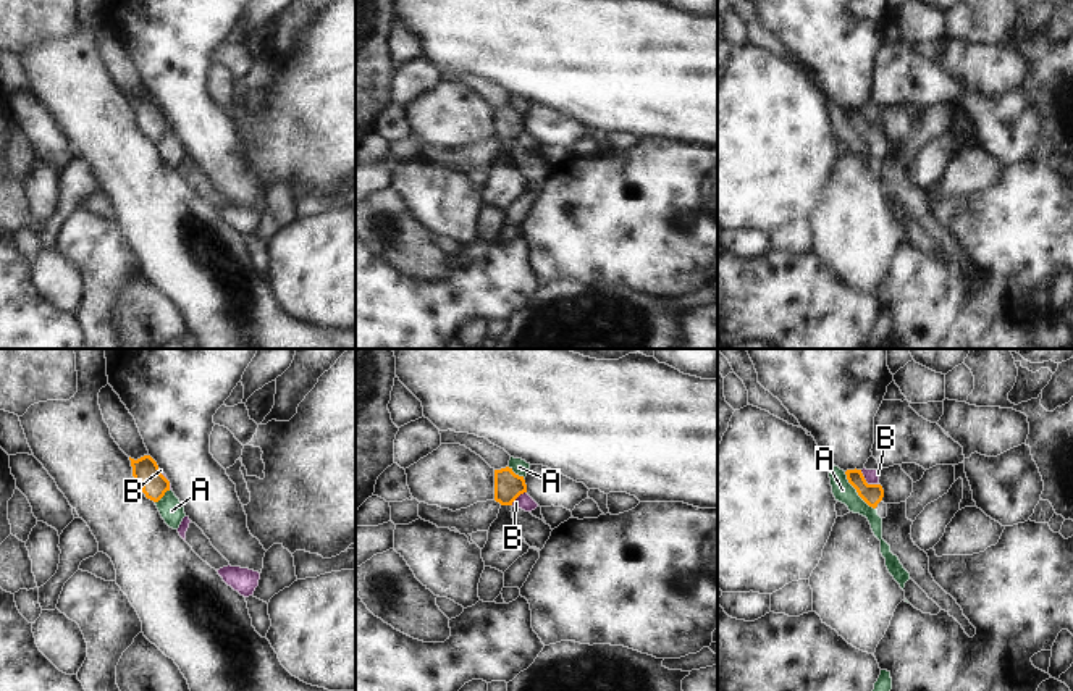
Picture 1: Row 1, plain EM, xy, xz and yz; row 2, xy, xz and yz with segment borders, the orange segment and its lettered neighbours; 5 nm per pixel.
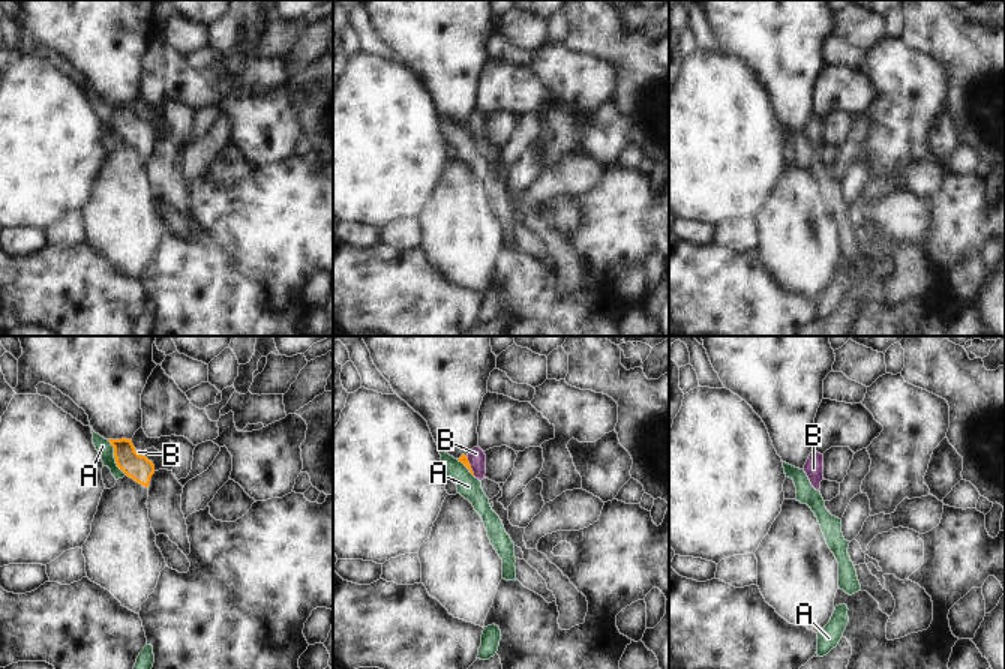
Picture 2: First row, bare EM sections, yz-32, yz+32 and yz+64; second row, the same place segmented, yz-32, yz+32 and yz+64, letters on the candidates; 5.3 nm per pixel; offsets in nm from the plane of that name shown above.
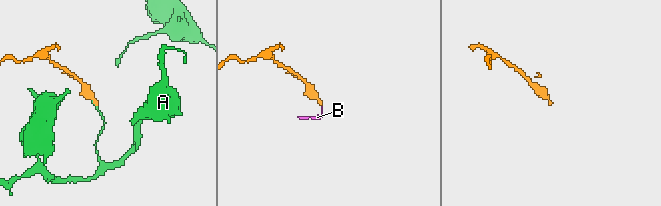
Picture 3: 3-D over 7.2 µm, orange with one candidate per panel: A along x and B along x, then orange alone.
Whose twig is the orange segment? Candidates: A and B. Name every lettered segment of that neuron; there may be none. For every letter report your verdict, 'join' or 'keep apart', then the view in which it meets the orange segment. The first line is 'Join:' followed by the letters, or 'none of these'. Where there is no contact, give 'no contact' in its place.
Join: none of these
A: keep apart; meets orange in yz
B: keep apart; meets orange in yz

